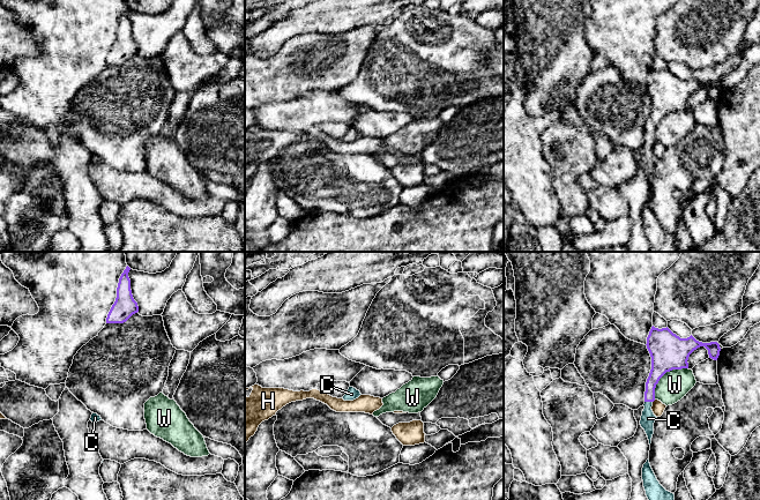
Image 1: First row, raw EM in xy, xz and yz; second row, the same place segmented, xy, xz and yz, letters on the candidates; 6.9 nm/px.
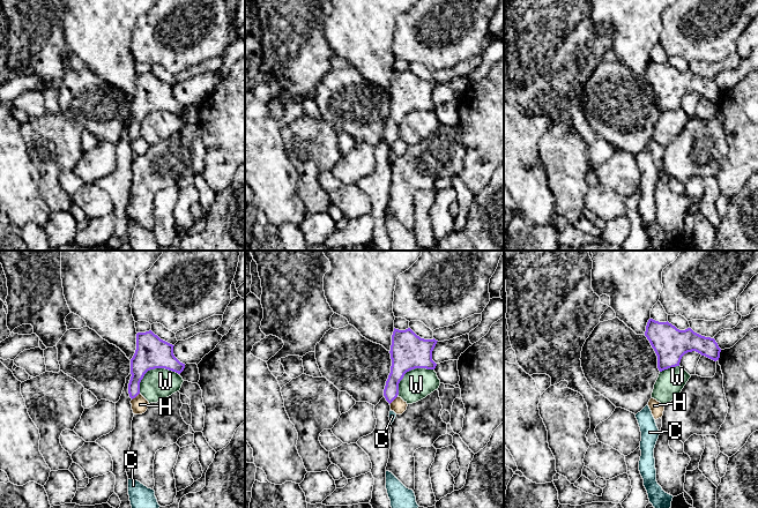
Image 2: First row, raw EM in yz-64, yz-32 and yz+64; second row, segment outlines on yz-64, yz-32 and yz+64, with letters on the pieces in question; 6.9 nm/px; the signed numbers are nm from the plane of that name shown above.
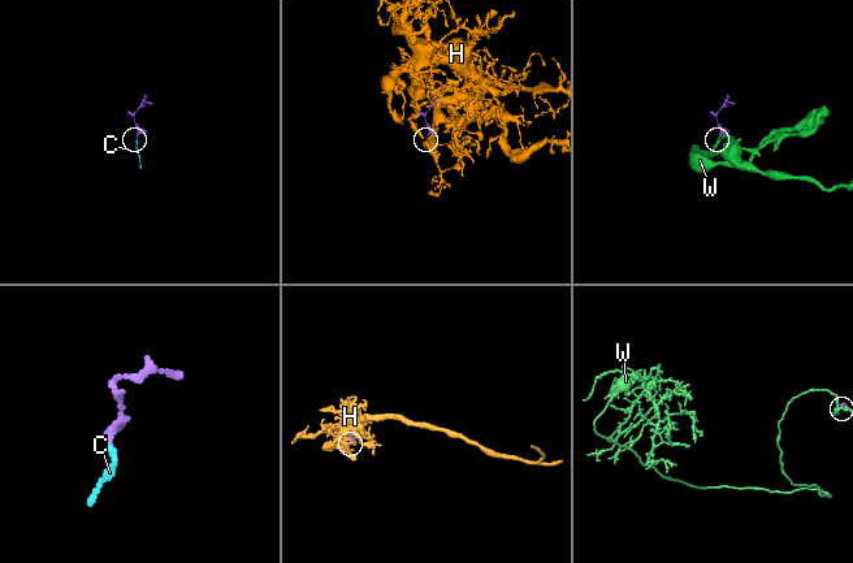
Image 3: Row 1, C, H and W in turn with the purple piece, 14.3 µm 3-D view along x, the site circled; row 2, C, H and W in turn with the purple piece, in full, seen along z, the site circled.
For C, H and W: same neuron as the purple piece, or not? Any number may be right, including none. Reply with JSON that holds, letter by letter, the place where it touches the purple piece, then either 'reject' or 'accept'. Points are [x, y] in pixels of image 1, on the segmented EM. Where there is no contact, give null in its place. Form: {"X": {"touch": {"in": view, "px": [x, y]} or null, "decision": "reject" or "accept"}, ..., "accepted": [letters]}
{"C": {"touch": {"in": "yz", "px": [648, 401]}, "decision": "accept"}, "H": {"touch": null, "decision": "reject"}, "W": {"touch": {"in": "yz", "px": [663, 374]}, "decision": "reject"}, "accepted": ["C"]}

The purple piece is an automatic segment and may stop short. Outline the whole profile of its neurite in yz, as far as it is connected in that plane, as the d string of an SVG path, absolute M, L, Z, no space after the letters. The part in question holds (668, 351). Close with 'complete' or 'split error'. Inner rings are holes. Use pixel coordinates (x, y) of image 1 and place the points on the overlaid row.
M654 326L649 331L646 345L651 357L651 370L646 382L644 409L640 425L644 430L650 445L654 423L657 418L651 406L655 401L655 388L660 379L672 370L688 368L688 357L698 348L705 346L708 350L709 358L714 360L717 360L721 348L717 342L702 343L692 335L687 338L680 338L668 327L658 329Z; split error

